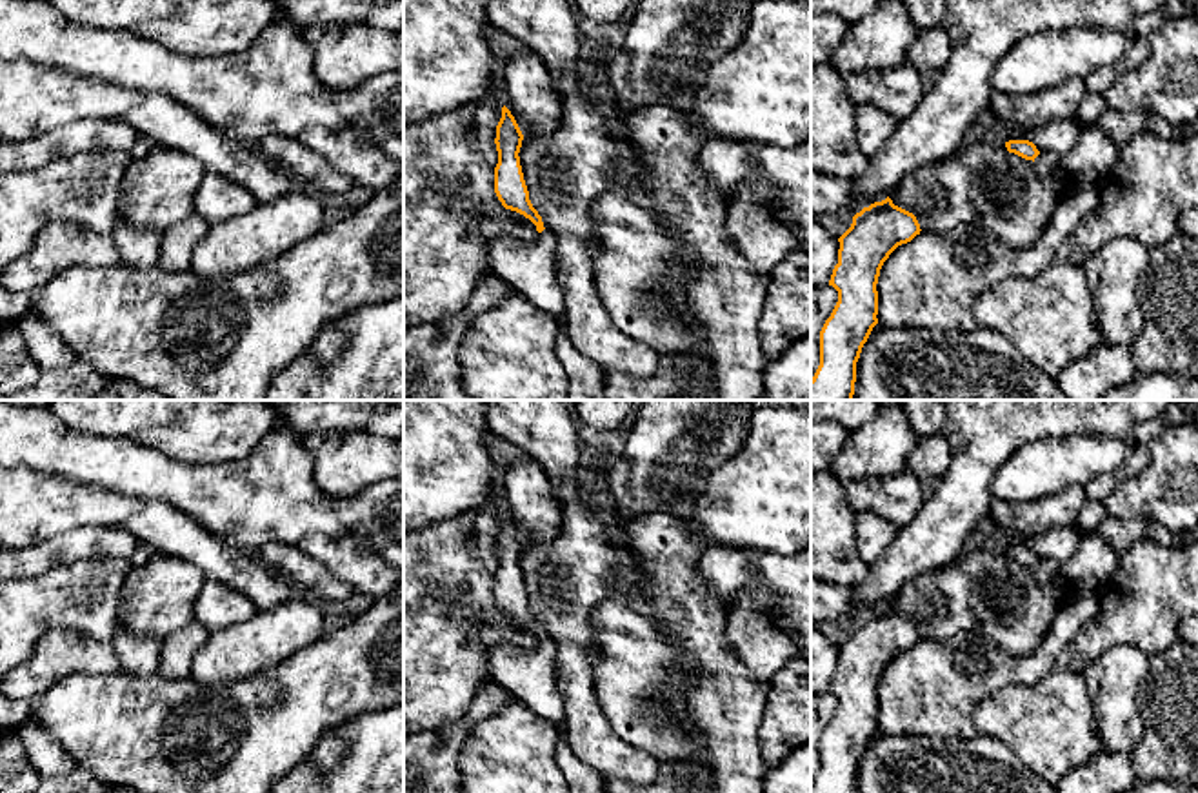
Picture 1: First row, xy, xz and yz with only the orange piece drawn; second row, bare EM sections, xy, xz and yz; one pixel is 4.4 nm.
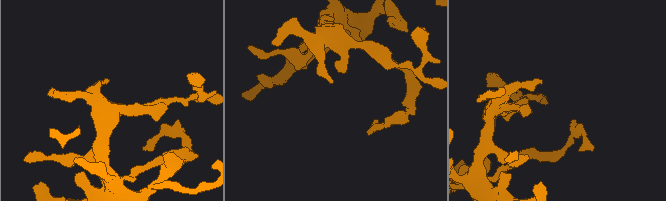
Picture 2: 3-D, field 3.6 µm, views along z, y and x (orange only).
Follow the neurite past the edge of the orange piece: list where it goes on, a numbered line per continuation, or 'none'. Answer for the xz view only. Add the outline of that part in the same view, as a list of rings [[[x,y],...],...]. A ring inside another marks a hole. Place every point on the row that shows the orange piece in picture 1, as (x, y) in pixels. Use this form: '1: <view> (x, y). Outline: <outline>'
1: xz (531, 268). Outline: [[[544,229],[533,244],[516,238],[496,238],[489,253],[489,271],[507,280],[534,307],[560,315],[565,295],[558,282],[556,238]]]

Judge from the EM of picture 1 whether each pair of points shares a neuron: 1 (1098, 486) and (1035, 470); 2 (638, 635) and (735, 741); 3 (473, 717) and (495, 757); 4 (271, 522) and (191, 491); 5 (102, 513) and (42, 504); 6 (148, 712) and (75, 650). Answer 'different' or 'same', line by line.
1: different
2: different
3: different
4: same
5: same
6: different

